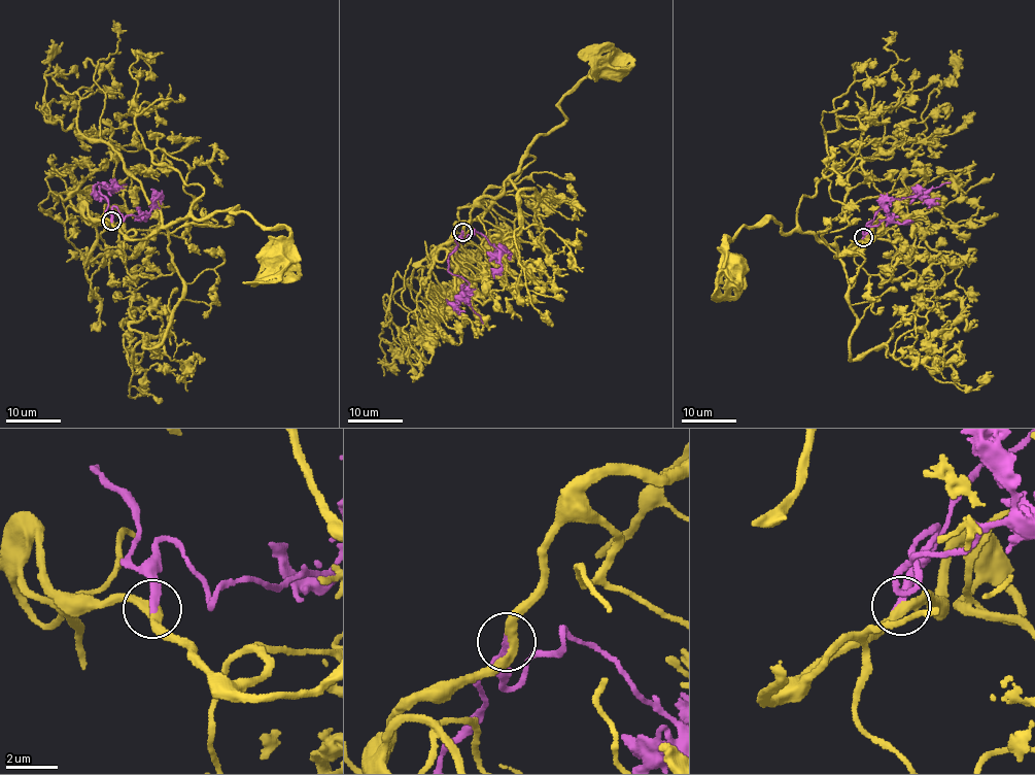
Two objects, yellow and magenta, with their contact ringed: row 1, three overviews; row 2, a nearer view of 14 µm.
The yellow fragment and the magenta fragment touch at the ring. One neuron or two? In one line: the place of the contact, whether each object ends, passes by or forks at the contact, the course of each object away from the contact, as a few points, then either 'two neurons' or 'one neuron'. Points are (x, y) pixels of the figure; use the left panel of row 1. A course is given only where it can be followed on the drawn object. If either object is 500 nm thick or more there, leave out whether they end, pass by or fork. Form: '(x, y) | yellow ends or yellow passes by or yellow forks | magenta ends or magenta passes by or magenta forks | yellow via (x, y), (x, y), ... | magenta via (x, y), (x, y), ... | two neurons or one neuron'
(111, 221) | yellow passes by | magenta ends | yellow via (111, 222), (132, 240), (147, 239), (182, 217), (205, 218), (238, 206), (233, 210), (289, 231), (282, 256) | magenta via (111, 221), (109, 201), (100, 194), (99, 187), (116, 190), (109, 190), (101, 182), (95, 186), (105, 200) | one neuron

